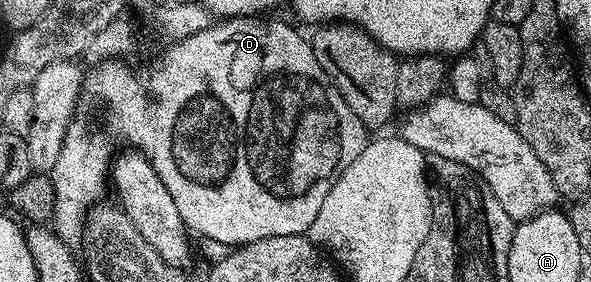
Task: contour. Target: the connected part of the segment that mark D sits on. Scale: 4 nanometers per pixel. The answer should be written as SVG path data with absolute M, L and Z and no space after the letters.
M229 17L217 21L202 32L177 42L170 42L169 48L161 55L161 60L154 67L144 71L137 67L132 71L127 62L120 58L107 60L94 66L84 76L81 85L81 102L76 116L67 129L67 137L63 139L63 149L59 152L59 161L55 161L51 178L55 185L55 213L51 226L57 235L70 245L82 242L85 233L85 220L94 205L100 204L107 191L107 180L111 175L111 154L109 143L101 136L101 127L92 119L93 110L101 111L101 119L105 122L105 131L113 139L122 139L125 145L136 149L151 161L155 173L159 173L159 181L171 189L171 197L179 208L179 217L183 217L185 226L194 236L201 239L214 239L230 245L254 243L267 237L287 237L288 235L305 235L315 217L319 214L324 198L331 192L332 187L339 181L341 174L361 153L367 142L367 128L355 117L355 113L343 101L343 93L335 89L335 85L323 73L319 61L315 61L312 42L307 41L289 23L281 19L273 19L268 23L265 17Z

